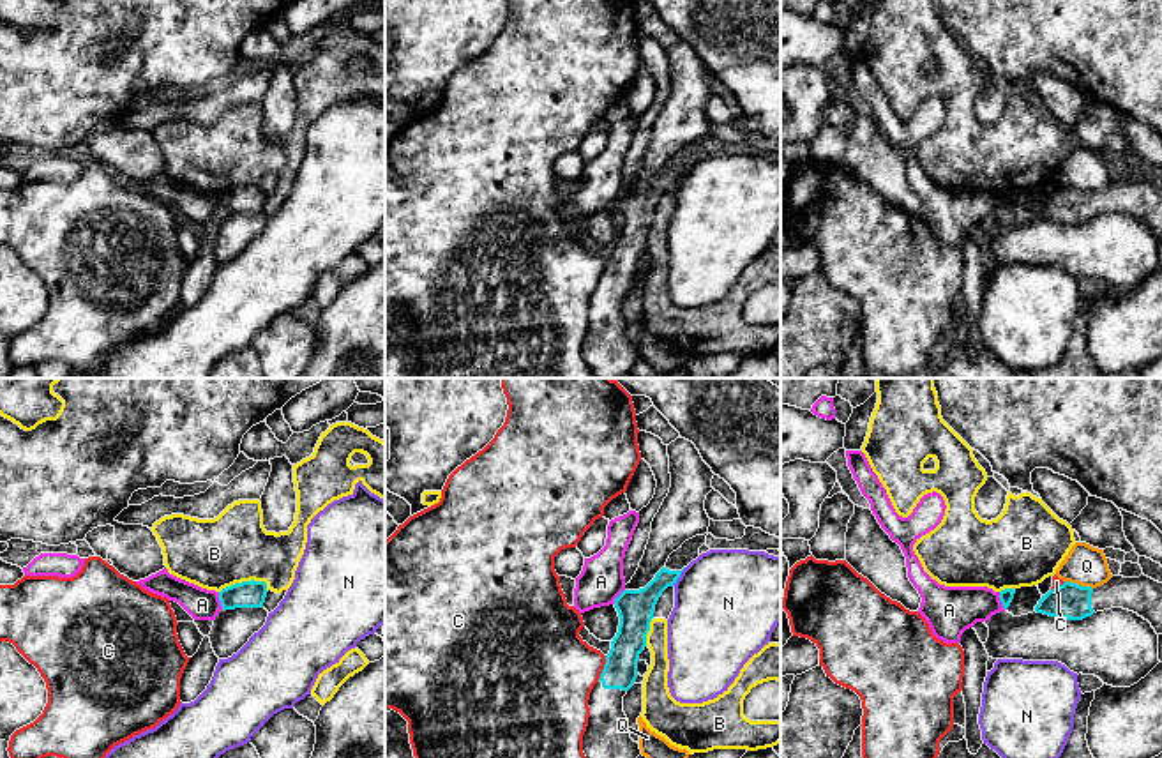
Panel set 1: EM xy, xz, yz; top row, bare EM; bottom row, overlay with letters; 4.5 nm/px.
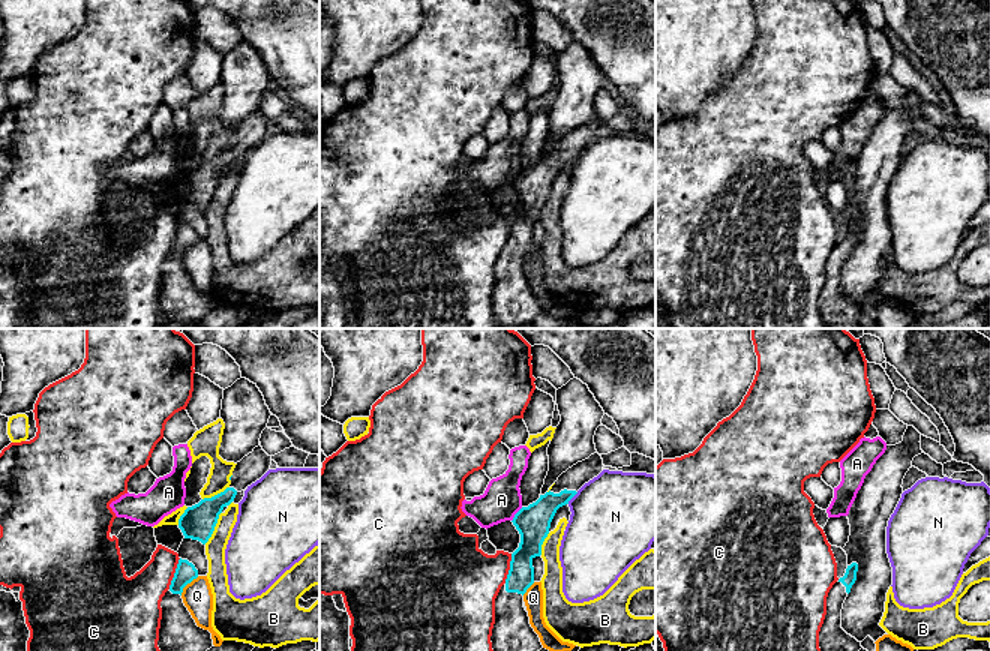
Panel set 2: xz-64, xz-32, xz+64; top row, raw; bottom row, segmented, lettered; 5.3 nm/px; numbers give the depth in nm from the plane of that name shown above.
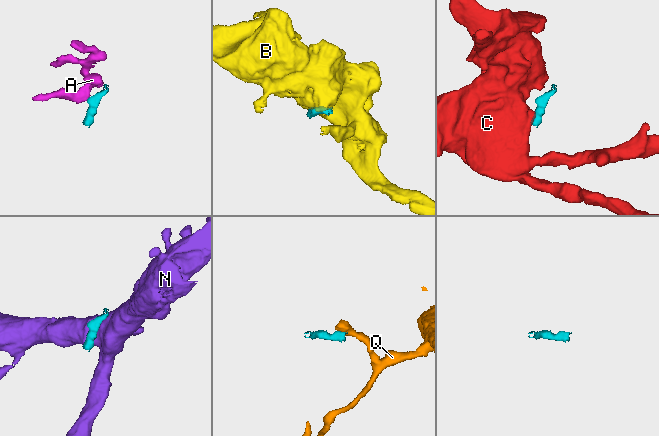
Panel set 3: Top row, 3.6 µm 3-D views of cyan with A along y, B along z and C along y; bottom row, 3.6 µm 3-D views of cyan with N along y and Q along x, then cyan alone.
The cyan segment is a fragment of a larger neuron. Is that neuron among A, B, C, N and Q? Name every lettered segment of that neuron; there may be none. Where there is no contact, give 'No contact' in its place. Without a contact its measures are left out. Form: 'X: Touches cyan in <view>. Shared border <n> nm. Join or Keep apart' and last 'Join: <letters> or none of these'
A: Touches cyan in xy. Shared border 80 nm. Keep apart
B: Touches cyan in xy. Shared border 220 nm. Keep apart
C: Touches cyan in xz. Shared border 120 nm. Keep apart
N: Touches cyan in xz. Shared border 110 nm. Keep apart
Q: Touches cyan in yz. Shared border 130 nm. Keep apart
Join: none of these

